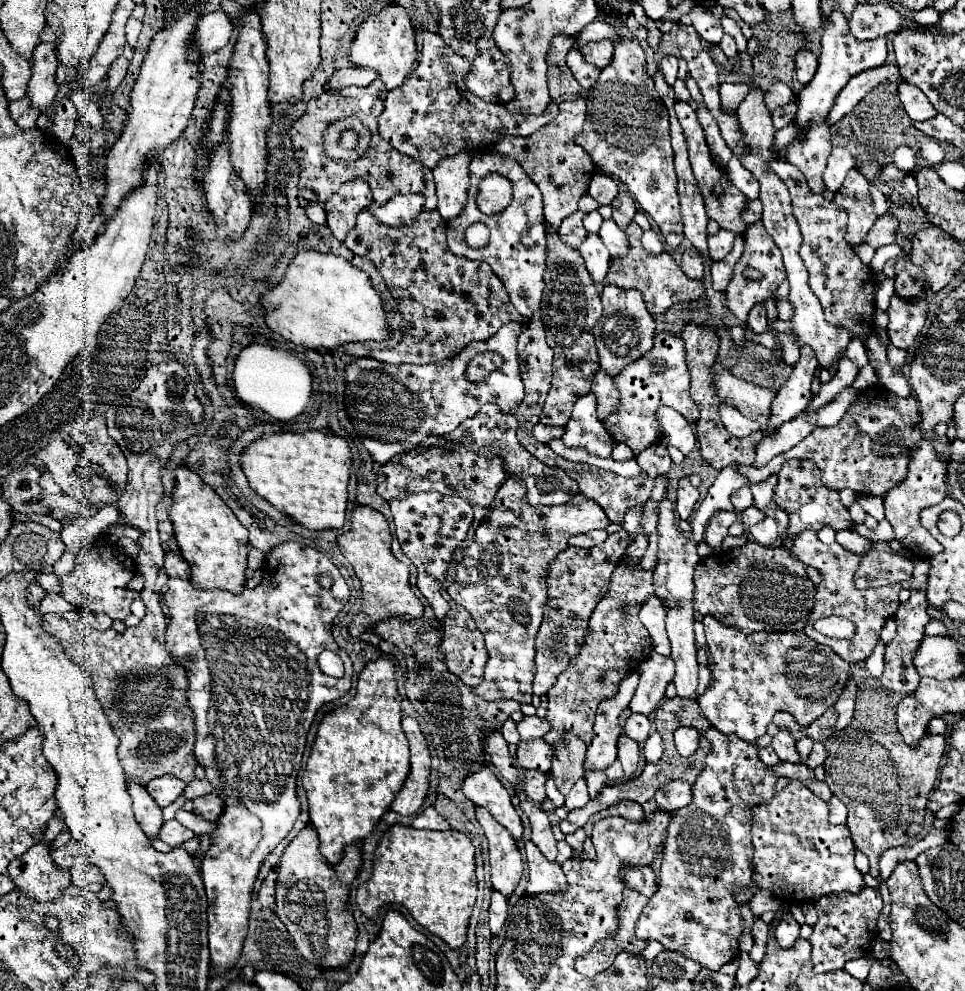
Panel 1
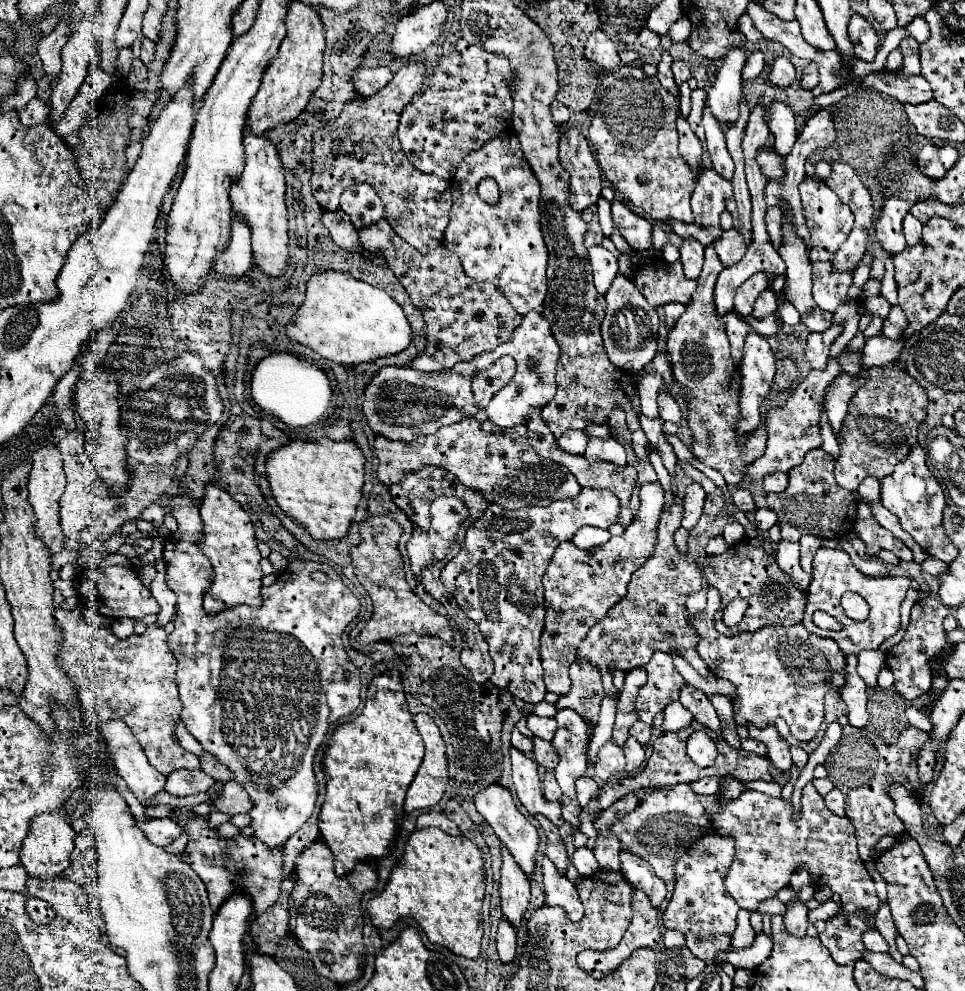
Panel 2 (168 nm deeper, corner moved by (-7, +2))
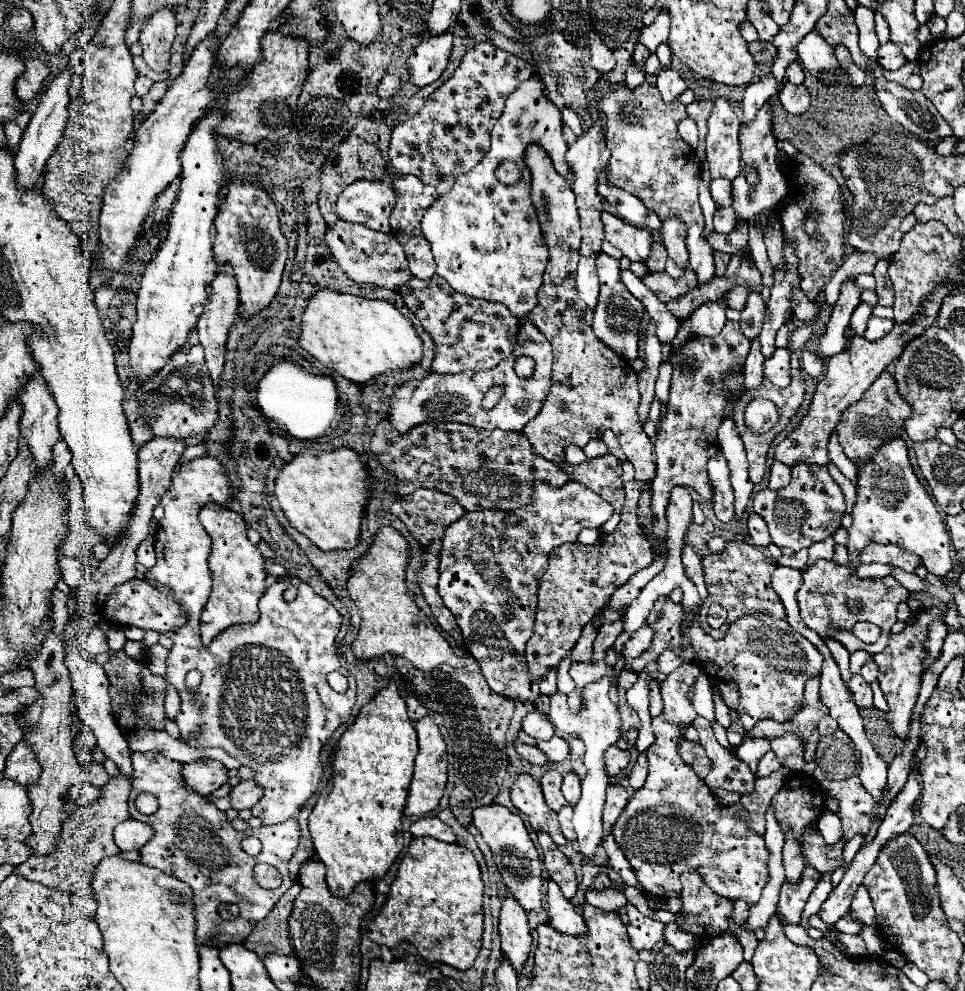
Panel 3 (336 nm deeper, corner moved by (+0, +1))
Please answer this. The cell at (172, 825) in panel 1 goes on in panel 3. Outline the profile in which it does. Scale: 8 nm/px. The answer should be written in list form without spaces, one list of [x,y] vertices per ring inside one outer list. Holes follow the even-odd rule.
[[[129,819],[115,827],[113,837],[115,837],[115,845],[121,851],[133,851],[133,849],[141,849],[141,845],[145,845],[145,841],[153,837],[153,829],[149,829],[149,825],[145,823]]]

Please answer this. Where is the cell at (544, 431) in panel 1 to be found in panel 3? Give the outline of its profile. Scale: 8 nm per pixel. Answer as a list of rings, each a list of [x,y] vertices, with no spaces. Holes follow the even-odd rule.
[[[569,445],[569,447],[565,449],[565,461],[567,461],[567,463],[571,463],[571,465],[579,465],[579,463],[585,463],[585,461],[587,461],[587,457],[585,457],[585,453],[583,453],[583,449],[581,449],[581,447]]]

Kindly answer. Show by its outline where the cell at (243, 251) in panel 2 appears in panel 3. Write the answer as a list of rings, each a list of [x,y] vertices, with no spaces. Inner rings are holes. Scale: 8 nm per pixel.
[[[219,273],[215,277],[215,281],[207,289],[205,309],[203,309],[203,315],[199,317],[199,323],[197,323],[199,343],[205,349],[205,361],[207,361],[207,369],[211,373],[211,381],[213,381],[215,389],[219,389],[219,385],[221,385],[221,375],[223,375],[223,365],[225,365],[227,335],[229,335],[229,329],[231,329],[231,325],[233,325],[233,321],[237,317],[237,309],[239,309],[239,301],[237,301],[237,287],[233,285],[233,277],[229,277],[229,273]]]

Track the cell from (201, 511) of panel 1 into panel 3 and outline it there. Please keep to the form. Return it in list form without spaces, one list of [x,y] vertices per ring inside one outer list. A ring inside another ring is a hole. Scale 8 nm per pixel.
[[[209,503],[199,513],[201,525],[213,539],[213,549],[209,555],[209,569],[213,573],[213,589],[201,615],[201,639],[207,647],[213,637],[231,625],[253,625],[259,619],[257,603],[265,593],[265,557],[247,539],[245,521],[231,509],[217,503]]]

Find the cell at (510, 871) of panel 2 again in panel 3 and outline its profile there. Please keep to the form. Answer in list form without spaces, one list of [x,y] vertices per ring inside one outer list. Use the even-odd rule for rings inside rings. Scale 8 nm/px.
[[[507,897],[501,907],[499,937],[503,955],[509,959],[509,963],[519,975],[529,957],[533,939],[527,925],[527,913],[521,909],[521,905],[517,905],[517,901],[513,901],[513,897]]]

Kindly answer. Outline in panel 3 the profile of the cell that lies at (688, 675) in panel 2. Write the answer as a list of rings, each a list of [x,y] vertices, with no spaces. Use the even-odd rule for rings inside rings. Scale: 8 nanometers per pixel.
[[[767,751],[761,759],[759,759],[759,765],[757,765],[757,777],[767,777],[767,775],[771,775],[773,771],[777,771],[777,769],[781,769],[781,765],[779,765],[779,761],[777,761],[777,757],[773,757],[773,751]]]

